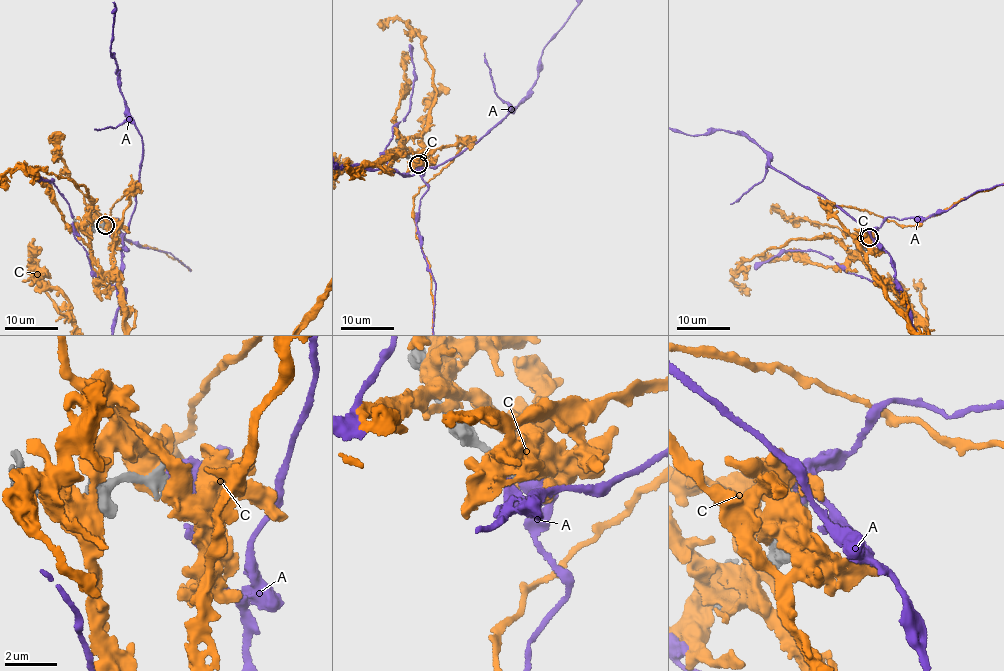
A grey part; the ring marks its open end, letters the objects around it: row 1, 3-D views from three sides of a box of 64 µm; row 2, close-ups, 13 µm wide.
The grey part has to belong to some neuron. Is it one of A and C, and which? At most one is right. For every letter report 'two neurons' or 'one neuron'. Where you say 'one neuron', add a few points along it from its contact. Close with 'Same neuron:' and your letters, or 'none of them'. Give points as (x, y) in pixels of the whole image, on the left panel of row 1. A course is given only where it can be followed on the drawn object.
A: one neuron
C: two neurons
Same neuron: A

